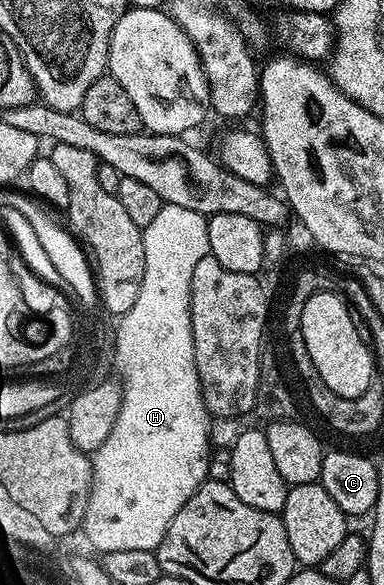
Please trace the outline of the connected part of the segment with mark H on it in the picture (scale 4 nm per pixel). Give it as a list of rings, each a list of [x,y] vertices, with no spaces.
[[[163,204],[160,214],[156,214],[156,219],[150,222],[146,228],[141,229],[142,241],[144,242],[144,278],[140,282],[140,294],[132,306],[132,310],[120,317],[117,321],[116,331],[118,332],[121,368],[125,371],[129,381],[129,392],[127,392],[125,408],[123,408],[121,420],[118,421],[118,428],[112,430],[98,451],[93,453],[92,463],[94,465],[94,490],[90,494],[90,505],[86,511],[84,521],[84,533],[90,539],[90,544],[94,548],[99,548],[99,553],[105,554],[116,550],[148,550],[149,552],[157,549],[158,543],[164,538],[172,518],[192,498],[192,494],[208,478],[206,472],[210,468],[210,423],[212,417],[206,408],[206,403],[202,397],[202,383],[198,377],[198,367],[196,366],[196,354],[194,353],[194,339],[192,338],[192,314],[190,313],[190,291],[192,290],[192,273],[196,271],[196,265],[200,258],[210,255],[210,243],[208,242],[207,217],[200,215],[196,210],[187,210],[185,206],[175,204]]]

